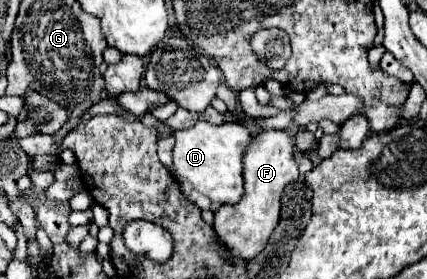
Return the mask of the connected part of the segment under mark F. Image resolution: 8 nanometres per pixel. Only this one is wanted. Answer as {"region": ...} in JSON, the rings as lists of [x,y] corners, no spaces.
{"region":[[[261,127],[259,135],[255,135],[245,149],[243,155],[243,179],[245,179],[245,193],[237,205],[221,207],[215,213],[213,229],[221,243],[225,243],[233,255],[241,259],[253,259],[265,249],[269,235],[279,223],[279,209],[281,209],[281,195],[285,185],[297,179],[297,163],[293,159],[295,139],[281,129]]]}

